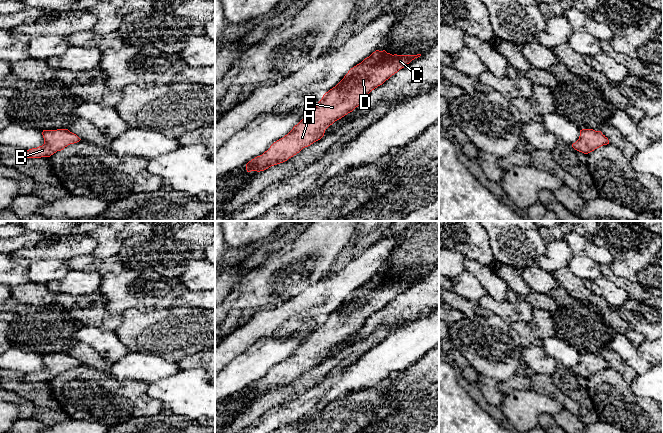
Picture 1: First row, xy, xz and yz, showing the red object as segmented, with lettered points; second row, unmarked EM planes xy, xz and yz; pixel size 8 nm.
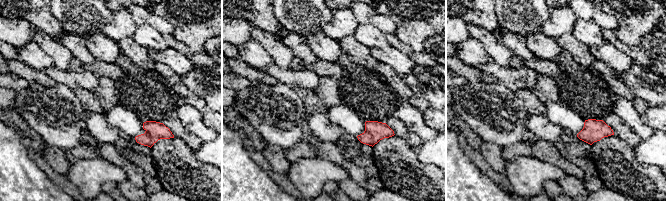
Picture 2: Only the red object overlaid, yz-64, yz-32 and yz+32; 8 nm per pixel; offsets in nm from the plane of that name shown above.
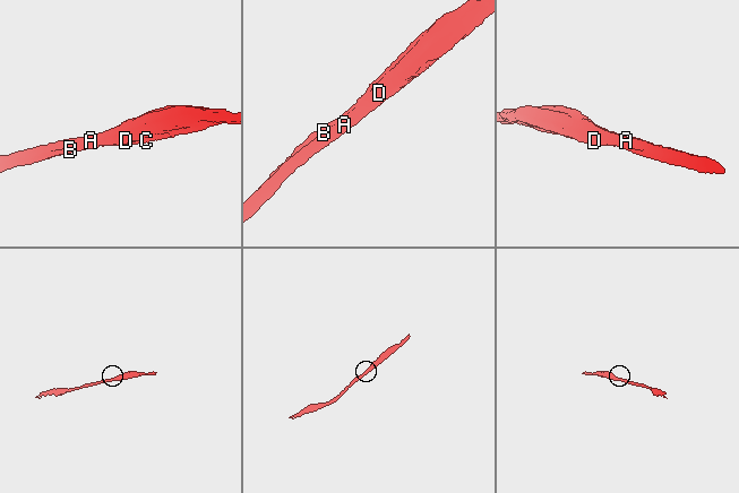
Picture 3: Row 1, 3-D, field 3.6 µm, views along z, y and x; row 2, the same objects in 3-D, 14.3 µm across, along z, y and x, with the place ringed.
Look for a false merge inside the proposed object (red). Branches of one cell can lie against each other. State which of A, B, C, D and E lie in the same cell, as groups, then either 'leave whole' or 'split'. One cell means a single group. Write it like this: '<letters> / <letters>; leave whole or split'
A B C D E; leave whole

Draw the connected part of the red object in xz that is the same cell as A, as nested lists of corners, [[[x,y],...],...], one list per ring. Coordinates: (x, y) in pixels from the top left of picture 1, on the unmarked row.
[[[385,274],[373,276],[326,316],[287,359],[274,366],[262,379],[249,385],[246,388],[247,396],[260,396],[283,387],[320,364],[330,349],[352,336],[372,314],[420,280],[392,279]]]

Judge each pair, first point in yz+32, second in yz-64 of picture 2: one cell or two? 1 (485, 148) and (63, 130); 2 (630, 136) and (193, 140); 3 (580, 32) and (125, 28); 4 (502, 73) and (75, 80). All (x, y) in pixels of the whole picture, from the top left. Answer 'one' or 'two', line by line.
1: two
2: one
3: two
4: one

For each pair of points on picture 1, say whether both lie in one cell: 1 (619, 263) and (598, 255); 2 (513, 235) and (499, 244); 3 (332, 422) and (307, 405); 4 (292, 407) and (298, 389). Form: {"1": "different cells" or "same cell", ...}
{"1": "different cells", "2": "same cell", "3": "different cells", "4": "different cells"}

